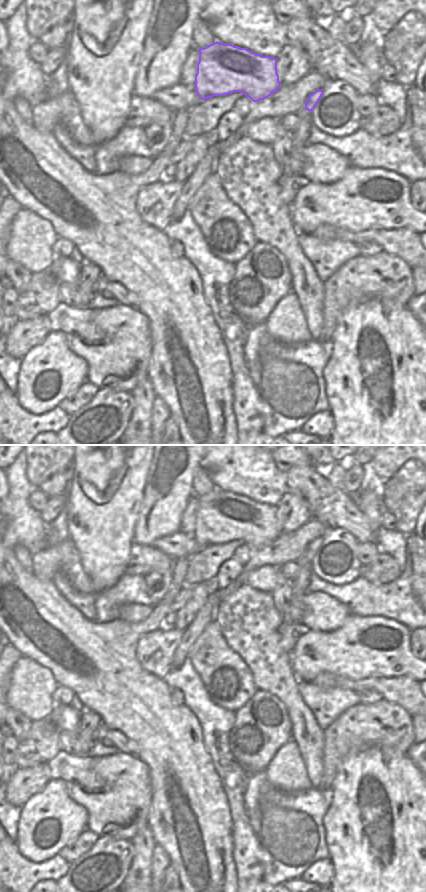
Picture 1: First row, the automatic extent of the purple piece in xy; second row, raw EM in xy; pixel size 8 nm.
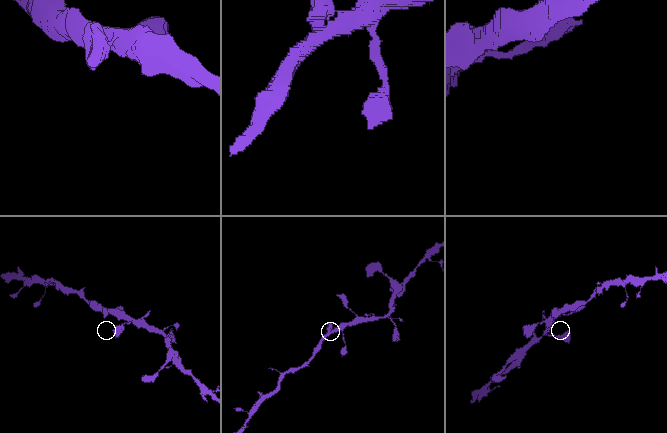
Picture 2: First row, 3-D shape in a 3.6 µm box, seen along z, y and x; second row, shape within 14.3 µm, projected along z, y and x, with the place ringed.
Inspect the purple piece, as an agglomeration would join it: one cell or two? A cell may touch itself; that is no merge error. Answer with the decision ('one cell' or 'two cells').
one cell

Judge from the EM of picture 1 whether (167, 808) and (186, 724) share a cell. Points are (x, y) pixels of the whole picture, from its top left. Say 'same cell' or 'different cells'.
same cell

